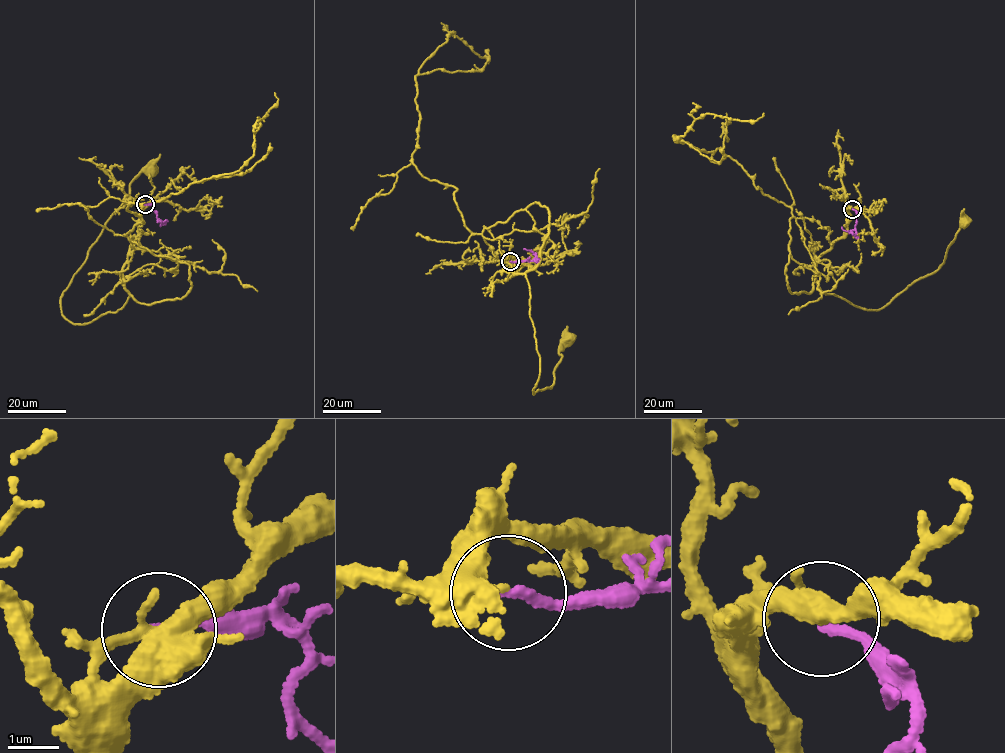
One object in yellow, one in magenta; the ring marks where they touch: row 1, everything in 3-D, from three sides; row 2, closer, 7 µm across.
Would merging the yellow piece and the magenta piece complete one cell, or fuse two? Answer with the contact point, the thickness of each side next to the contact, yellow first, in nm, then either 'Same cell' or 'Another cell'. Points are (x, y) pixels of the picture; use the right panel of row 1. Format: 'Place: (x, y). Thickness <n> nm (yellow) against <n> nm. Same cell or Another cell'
Place: (852, 209). Thickness 140 nm (yellow) against 190 nm. Same cell

